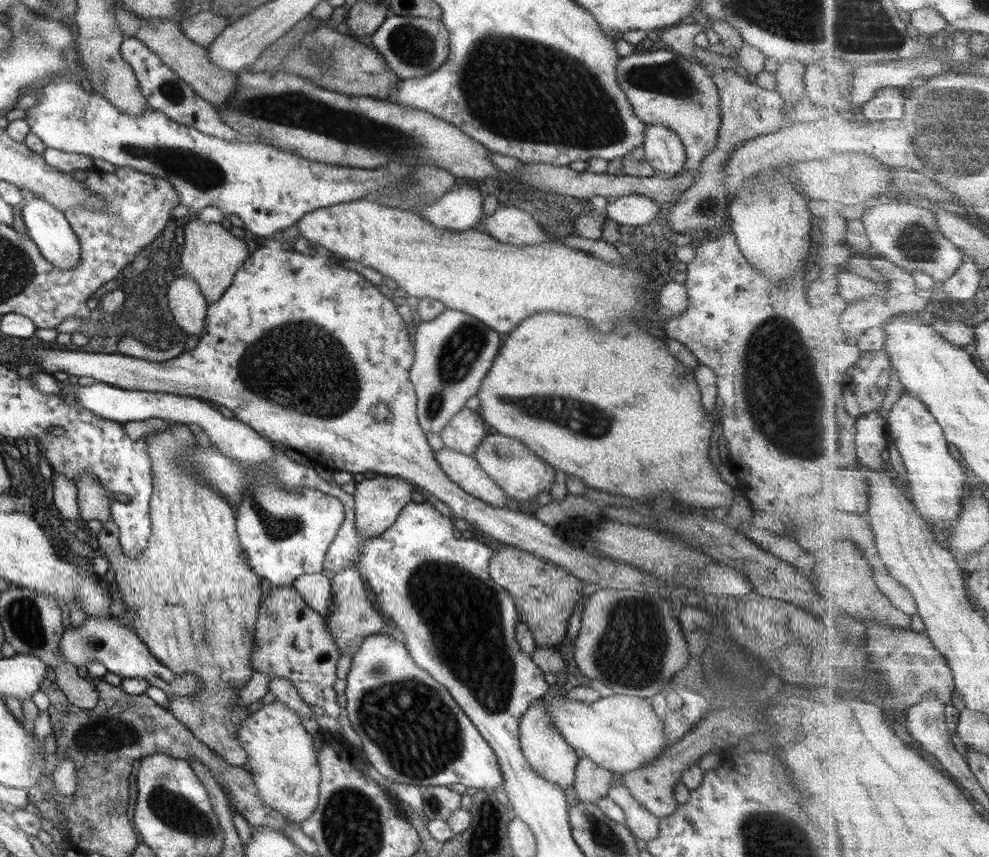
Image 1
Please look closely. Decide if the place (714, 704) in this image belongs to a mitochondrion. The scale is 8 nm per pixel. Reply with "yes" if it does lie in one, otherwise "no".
no

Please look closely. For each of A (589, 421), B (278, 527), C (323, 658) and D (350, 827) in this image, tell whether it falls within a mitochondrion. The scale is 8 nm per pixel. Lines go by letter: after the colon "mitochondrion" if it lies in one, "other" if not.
A: mitochondrion
B: mitochondrion
C: other
D: mitochondrion

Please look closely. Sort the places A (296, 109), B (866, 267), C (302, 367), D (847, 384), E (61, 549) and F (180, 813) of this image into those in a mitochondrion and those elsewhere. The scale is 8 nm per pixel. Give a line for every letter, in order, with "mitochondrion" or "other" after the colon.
A: mitochondrion
B: other
C: mitochondrion
D: other
E: other
F: mitochondrion

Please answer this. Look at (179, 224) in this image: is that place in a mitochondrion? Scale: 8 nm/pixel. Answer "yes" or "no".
no

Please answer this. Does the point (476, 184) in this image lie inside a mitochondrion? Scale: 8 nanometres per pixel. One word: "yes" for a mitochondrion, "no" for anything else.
no

